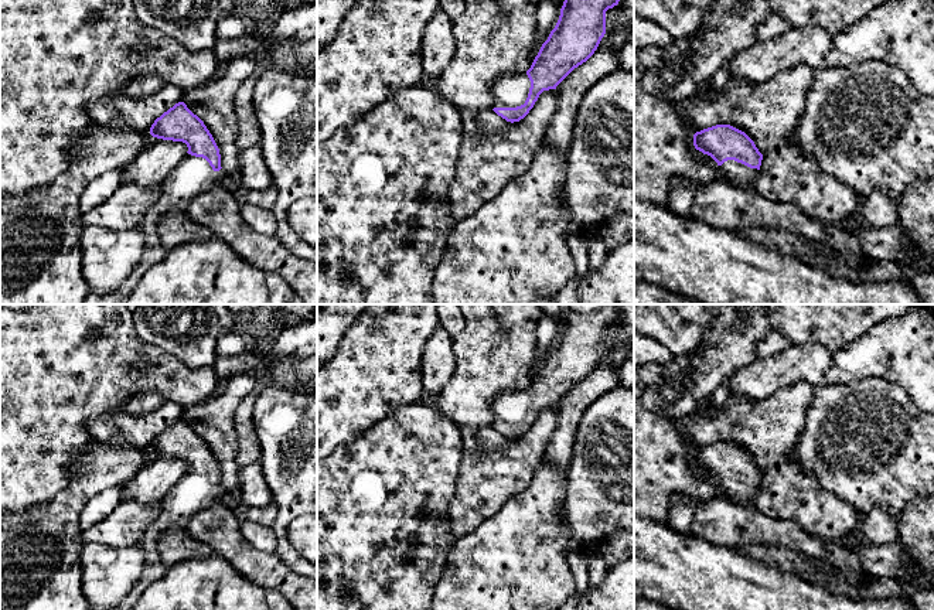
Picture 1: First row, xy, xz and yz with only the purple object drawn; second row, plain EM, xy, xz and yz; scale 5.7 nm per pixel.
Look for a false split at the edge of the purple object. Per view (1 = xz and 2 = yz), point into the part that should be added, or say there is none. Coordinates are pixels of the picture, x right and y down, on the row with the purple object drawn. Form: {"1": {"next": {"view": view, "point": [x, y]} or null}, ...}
{"1": {"next": {"view": "xz", "point": [511, 91]}}, "2": {"next": {"view": "yz", "point": [736, 173]}}}

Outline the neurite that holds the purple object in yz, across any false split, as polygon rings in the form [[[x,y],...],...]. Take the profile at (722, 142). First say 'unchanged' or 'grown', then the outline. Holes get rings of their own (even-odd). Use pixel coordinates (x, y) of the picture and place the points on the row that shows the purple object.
grown; [[[716,125],[696,132],[693,146],[717,163],[717,175],[722,180],[754,188],[763,154],[744,132],[730,125]]]

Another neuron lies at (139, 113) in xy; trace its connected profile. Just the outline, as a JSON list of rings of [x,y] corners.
[[[164,85],[157,93],[146,98],[133,98],[126,93],[105,96],[86,105],[88,115],[99,125],[115,120],[127,127],[150,134],[150,127],[157,117],[183,100],[183,92],[171,85]]]

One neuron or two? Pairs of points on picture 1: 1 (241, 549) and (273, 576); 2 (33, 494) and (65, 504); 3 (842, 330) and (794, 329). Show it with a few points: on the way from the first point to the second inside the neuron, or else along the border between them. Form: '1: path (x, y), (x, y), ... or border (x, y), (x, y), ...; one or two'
1: path (249, 558), (265, 571); one
2: border (71, 473), (70, 481), (48, 501), (20, 513); two
3: path (831, 324), (805, 324); one

